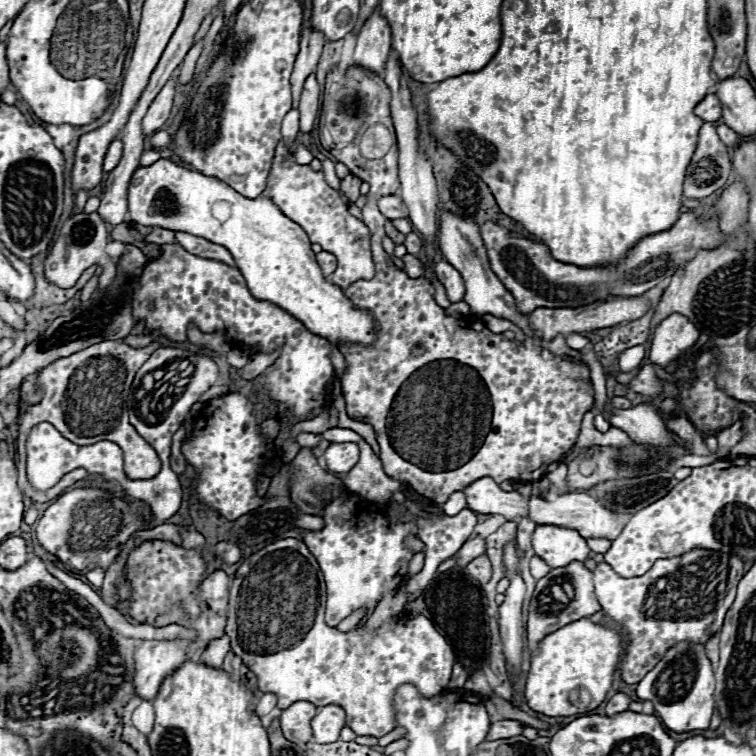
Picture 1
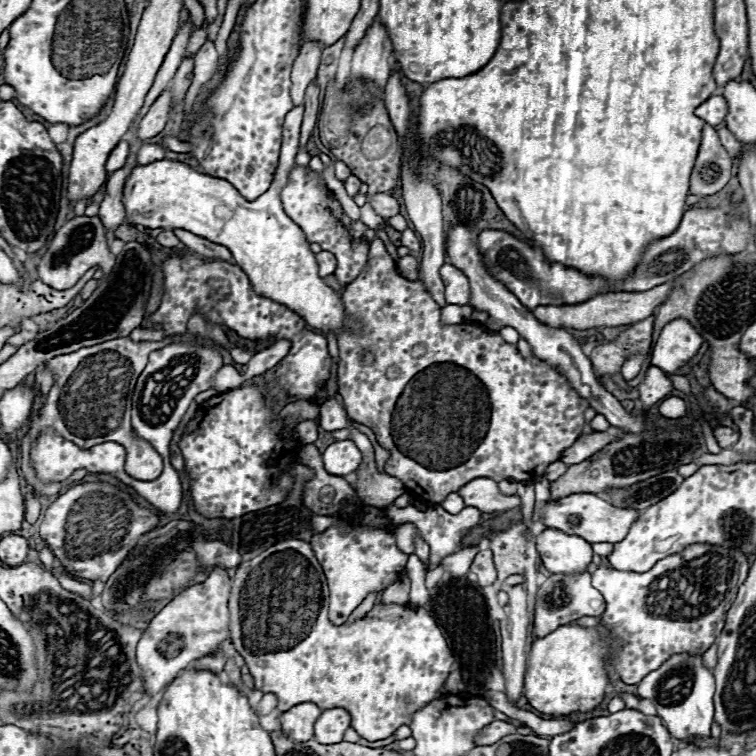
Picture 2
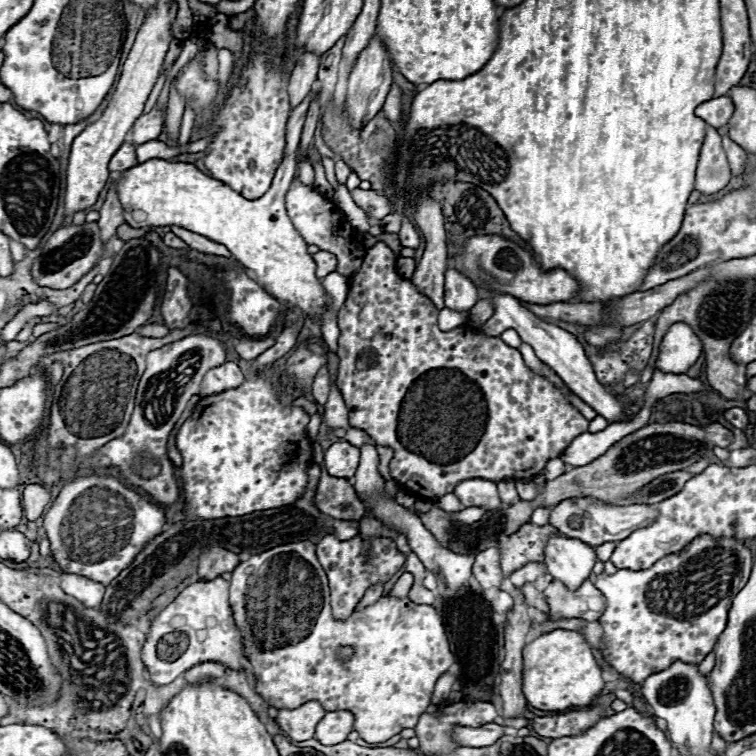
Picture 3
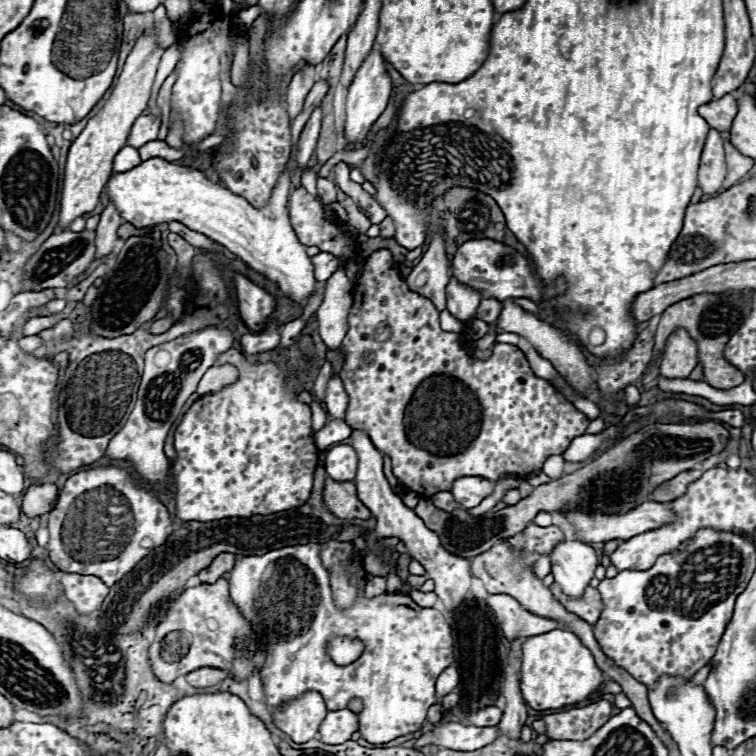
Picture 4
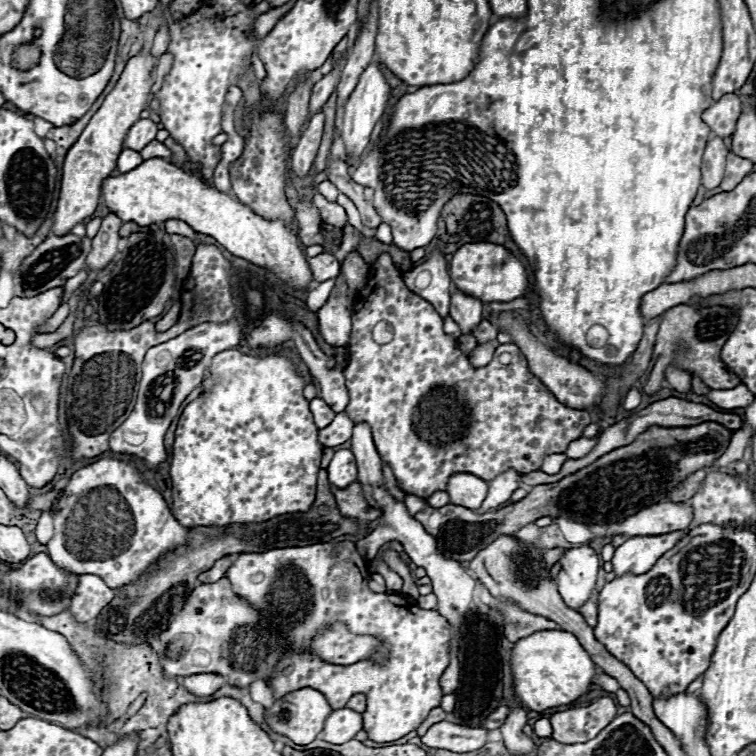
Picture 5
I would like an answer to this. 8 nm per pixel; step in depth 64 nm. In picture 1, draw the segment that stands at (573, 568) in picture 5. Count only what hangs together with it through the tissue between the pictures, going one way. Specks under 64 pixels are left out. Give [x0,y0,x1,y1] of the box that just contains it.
[532,524,590,568]

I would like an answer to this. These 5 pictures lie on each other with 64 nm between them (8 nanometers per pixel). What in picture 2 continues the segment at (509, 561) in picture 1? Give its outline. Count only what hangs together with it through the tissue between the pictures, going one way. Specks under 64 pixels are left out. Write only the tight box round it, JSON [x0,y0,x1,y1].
[500,584,528,704]

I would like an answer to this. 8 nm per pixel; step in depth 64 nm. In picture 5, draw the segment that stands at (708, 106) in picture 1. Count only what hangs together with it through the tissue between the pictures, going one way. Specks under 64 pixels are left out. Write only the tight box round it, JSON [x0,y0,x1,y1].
[702,94,742,136]

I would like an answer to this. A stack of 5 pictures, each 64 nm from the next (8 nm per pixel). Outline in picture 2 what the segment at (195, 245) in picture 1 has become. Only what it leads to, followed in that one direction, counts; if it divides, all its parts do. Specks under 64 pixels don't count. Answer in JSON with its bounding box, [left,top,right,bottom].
[174,230,234,262]

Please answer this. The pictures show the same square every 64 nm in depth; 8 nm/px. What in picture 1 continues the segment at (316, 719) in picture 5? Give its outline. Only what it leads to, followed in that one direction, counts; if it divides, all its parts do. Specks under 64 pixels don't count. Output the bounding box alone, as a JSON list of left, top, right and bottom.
[280,700,316,744]

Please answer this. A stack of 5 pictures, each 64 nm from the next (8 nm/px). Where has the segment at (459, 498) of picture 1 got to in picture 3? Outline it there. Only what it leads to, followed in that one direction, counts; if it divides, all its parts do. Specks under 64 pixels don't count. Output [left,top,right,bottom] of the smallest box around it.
[436,492,464,512]

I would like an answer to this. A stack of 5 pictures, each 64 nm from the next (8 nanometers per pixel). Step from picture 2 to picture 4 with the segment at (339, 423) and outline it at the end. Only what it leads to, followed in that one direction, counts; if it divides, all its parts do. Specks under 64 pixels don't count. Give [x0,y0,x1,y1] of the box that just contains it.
[326,376,348,420]

